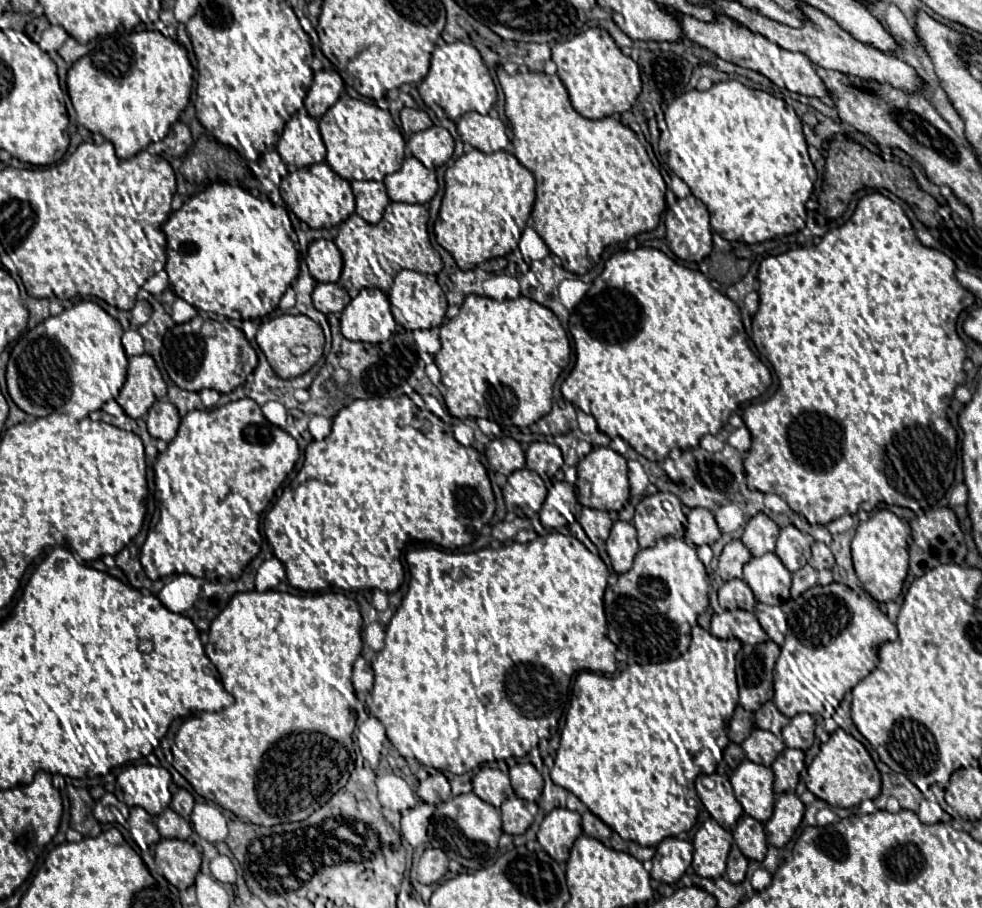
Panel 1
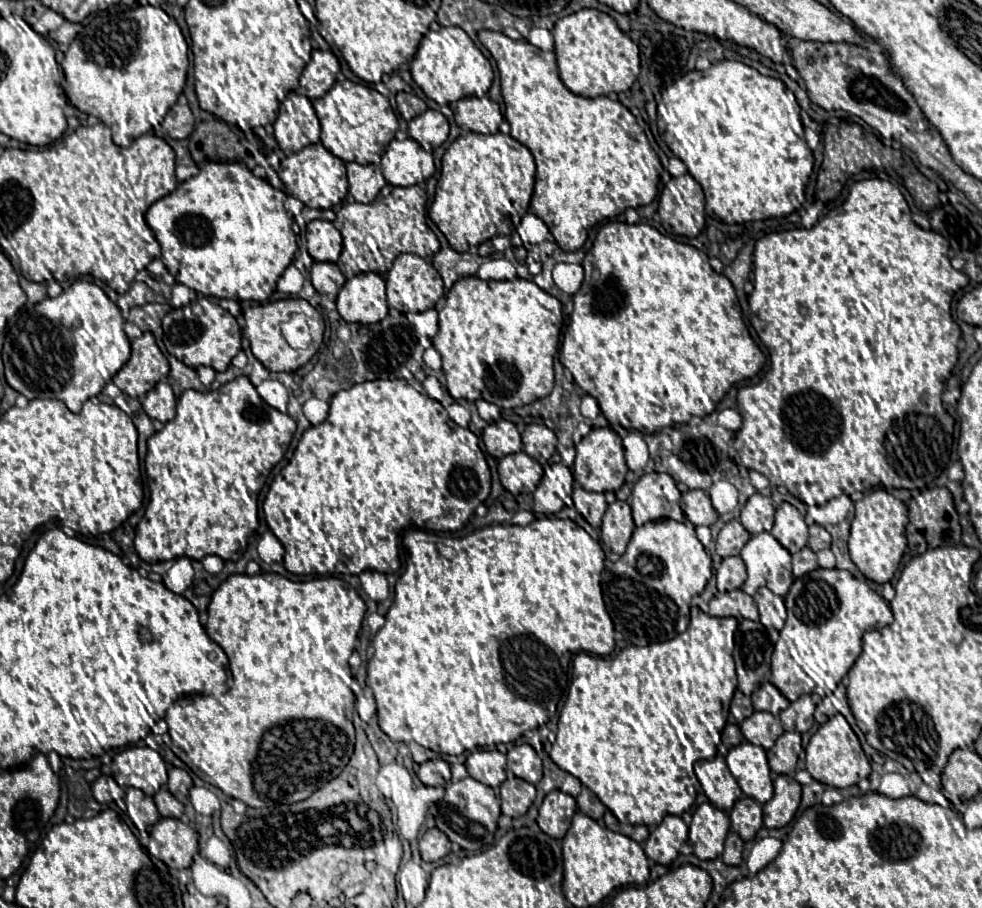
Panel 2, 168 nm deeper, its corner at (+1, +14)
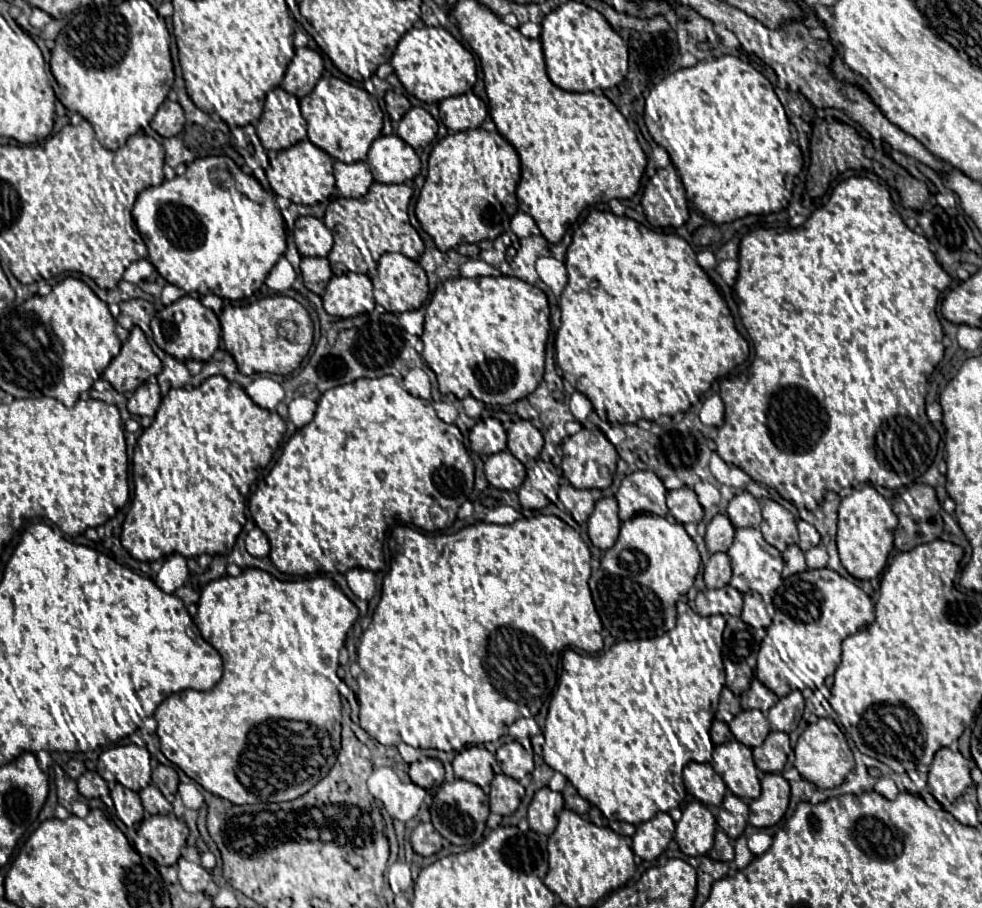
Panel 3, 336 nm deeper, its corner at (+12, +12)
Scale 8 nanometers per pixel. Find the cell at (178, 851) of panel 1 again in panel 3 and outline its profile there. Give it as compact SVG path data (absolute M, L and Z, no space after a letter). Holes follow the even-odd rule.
M173 814L147 816L137 830L134 848L141 856L147 856L161 866L175 866L187 834L187 826Z

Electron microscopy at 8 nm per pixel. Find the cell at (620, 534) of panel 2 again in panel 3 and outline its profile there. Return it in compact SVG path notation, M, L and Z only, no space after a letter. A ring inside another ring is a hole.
M601 498L595 504L595 510L589 516L587 526L589 526L589 538L593 546L597 546L603 552L609 550L615 544L621 528L615 498Z

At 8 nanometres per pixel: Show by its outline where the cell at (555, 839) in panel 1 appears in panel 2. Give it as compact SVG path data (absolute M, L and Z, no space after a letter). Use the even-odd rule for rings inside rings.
M554 790L544 798L540 806L538 826L552 838L564 838L566 830L570 828L574 812L576 812L576 800L570 794Z

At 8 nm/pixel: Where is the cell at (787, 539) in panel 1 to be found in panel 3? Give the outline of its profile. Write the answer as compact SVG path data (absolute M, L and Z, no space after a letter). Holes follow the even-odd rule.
M763 500L763 522L761 522L761 534L763 538L775 546L779 552L783 552L787 546L799 542L795 518L789 510L785 510L781 504L773 500Z

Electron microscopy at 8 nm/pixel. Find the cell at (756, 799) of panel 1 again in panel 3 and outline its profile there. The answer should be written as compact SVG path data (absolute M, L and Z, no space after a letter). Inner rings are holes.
M737 740L716 746L711 765L735 796L743 800L759 798L759 770L753 762L749 746L743 746Z

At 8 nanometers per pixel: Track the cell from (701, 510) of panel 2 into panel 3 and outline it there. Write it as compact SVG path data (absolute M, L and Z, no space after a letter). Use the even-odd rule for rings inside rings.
M691 488L671 490L667 494L667 508L681 524L689 524L689 522L697 524L703 520L703 508L697 500L697 494Z

